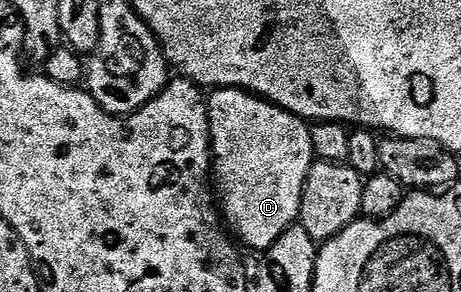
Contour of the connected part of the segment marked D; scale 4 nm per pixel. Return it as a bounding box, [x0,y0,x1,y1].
[206,88,316,254]

